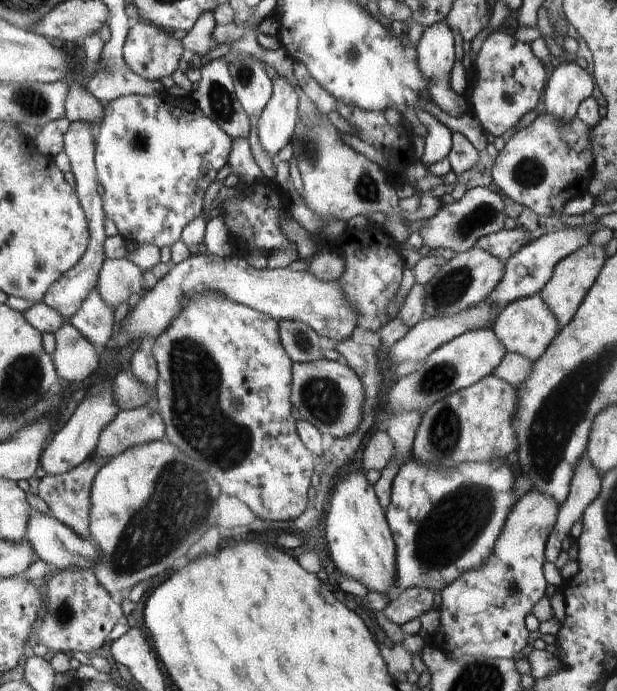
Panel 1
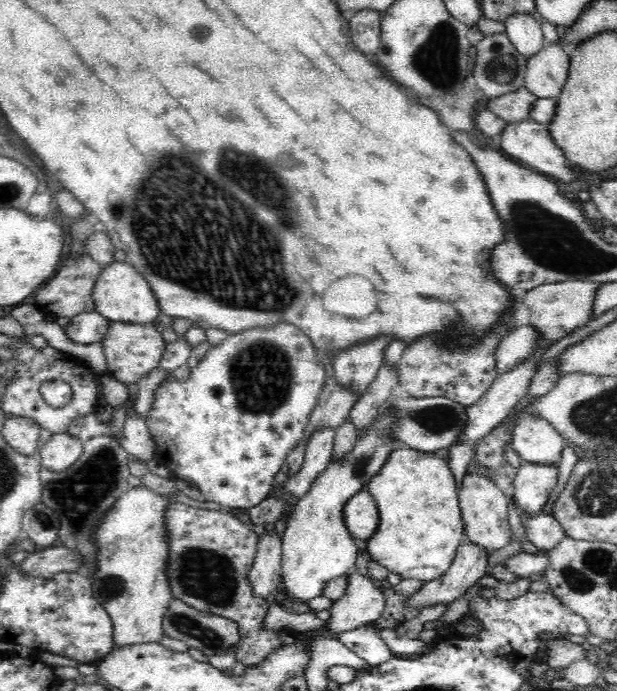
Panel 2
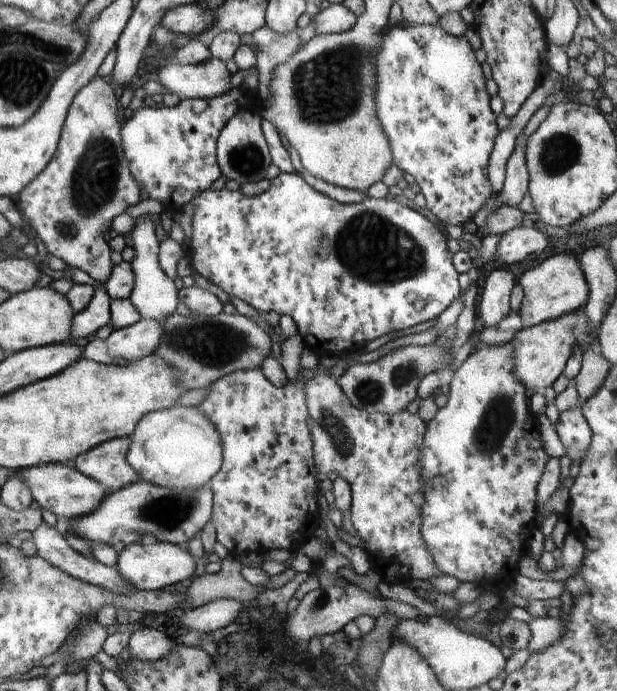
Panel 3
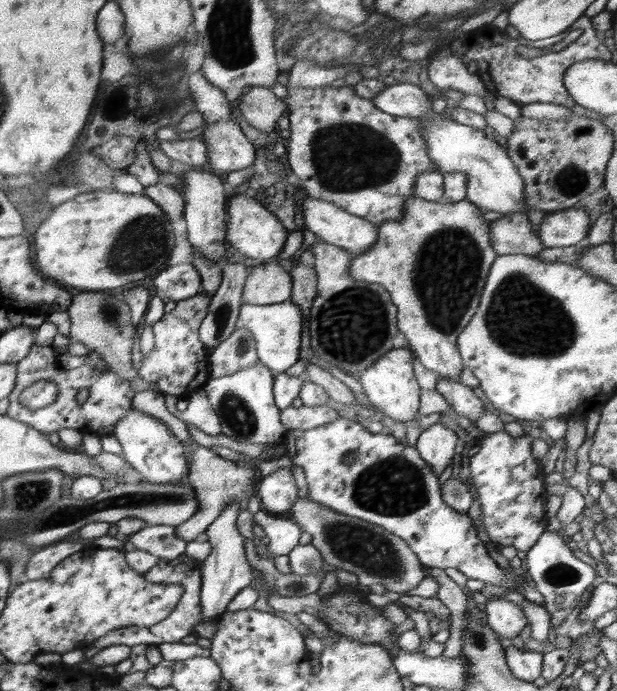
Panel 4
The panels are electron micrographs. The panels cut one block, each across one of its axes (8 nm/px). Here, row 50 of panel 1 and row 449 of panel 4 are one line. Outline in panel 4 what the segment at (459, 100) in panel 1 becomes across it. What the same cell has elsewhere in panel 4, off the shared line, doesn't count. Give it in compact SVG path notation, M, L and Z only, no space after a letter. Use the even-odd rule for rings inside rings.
M435 423L422 431L415 445L419 455L440 476L456 457L454 448L461 436L444 424Z

